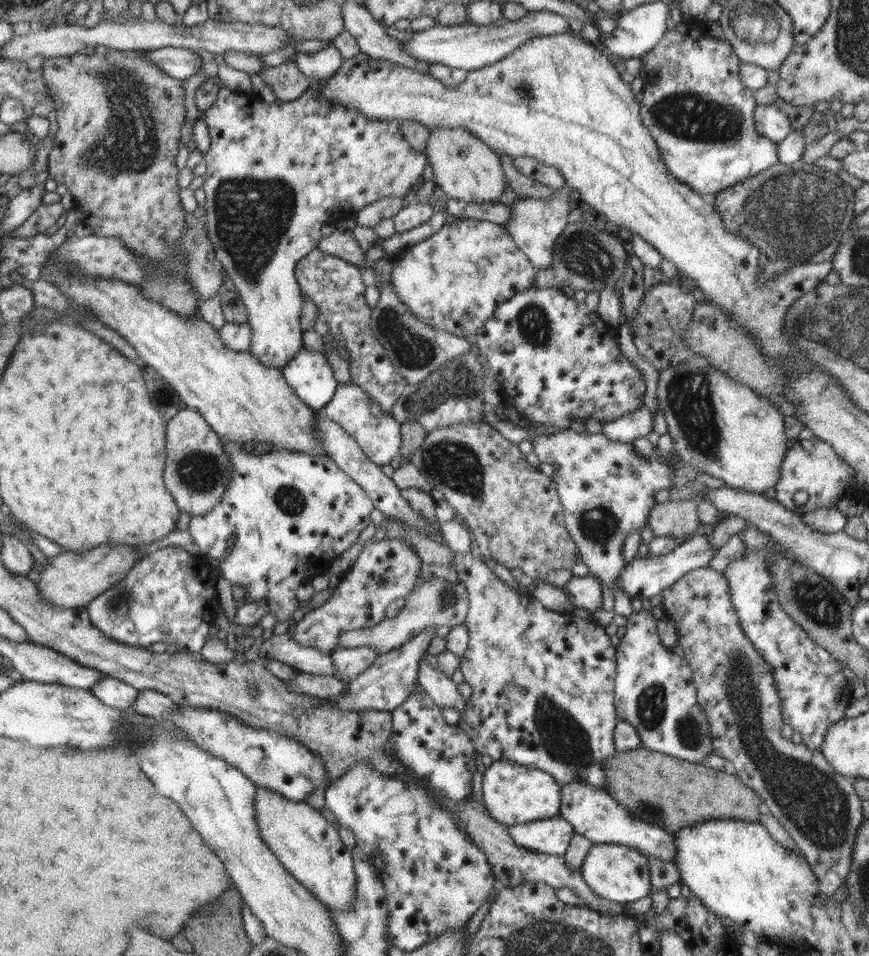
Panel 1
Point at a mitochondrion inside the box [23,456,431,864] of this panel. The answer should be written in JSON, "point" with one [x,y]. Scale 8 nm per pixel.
{"point":[289,500]}

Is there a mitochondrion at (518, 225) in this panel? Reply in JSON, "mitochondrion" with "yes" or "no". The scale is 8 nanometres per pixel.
{"mitochondrion":"no"}

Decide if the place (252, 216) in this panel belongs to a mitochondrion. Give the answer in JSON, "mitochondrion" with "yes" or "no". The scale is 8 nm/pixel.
{"mitochondrion":"yes"}

